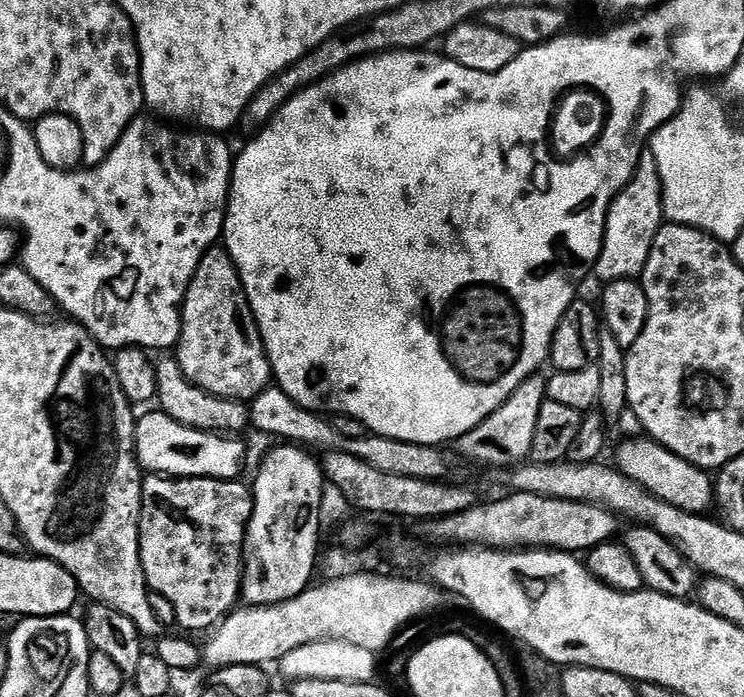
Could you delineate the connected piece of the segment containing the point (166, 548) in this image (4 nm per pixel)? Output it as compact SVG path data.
M149 475L144 481L142 490L142 510L140 511L140 557L142 558L142 570L146 574L146 582L152 592L162 594L162 598L170 601L174 606L176 624L185 633L204 632L215 629L216 625L237 607L241 599L240 584L244 580L244 539L248 533L248 523L252 517L252 490L246 483L240 484L239 479L235 480L213 480L211 478L169 478L167 476Z

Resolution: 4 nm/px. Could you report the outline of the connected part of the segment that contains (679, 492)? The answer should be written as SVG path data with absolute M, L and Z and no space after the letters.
M628 438L616 452L615 467L620 473L642 486L645 492L678 510L707 513L714 504L714 480L705 469L686 462L671 447L657 444L651 438Z

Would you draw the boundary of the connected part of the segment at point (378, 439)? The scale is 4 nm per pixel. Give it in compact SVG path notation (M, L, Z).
M269 386L259 393L249 403L251 414L251 427L266 434L302 442L310 446L316 446L321 451L336 451L352 454L356 458L362 458L362 462L370 462L386 474L406 474L410 478L422 478L423 480L439 480L448 473L448 456L443 447L431 444L415 444L414 442L402 442L394 438L365 434L362 438L348 438L340 434L331 421L319 413L311 412L307 408L298 406L278 386Z

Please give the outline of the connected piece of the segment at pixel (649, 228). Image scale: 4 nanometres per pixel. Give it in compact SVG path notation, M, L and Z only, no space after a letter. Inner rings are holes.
M645 150L640 154L640 161L632 181L612 199L608 206L604 241L602 250L598 254L594 276L597 276L600 282L636 280L643 277L646 258L650 258L654 238L665 223L664 191L660 185L658 166L651 151Z

